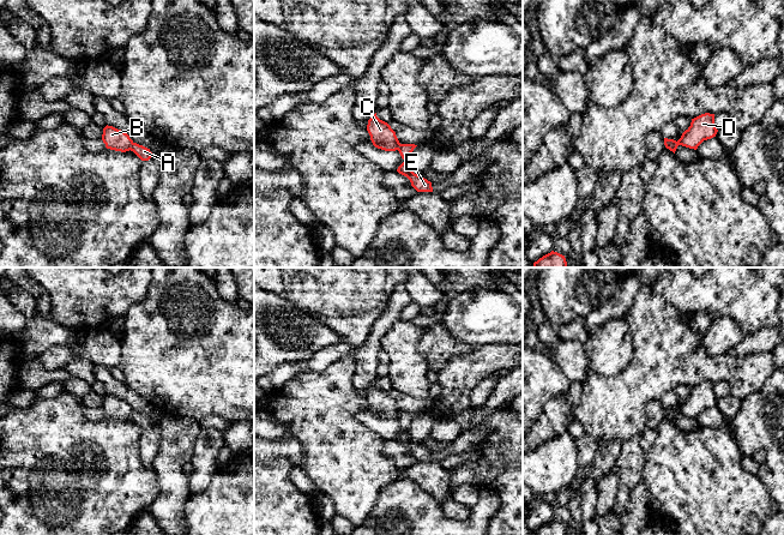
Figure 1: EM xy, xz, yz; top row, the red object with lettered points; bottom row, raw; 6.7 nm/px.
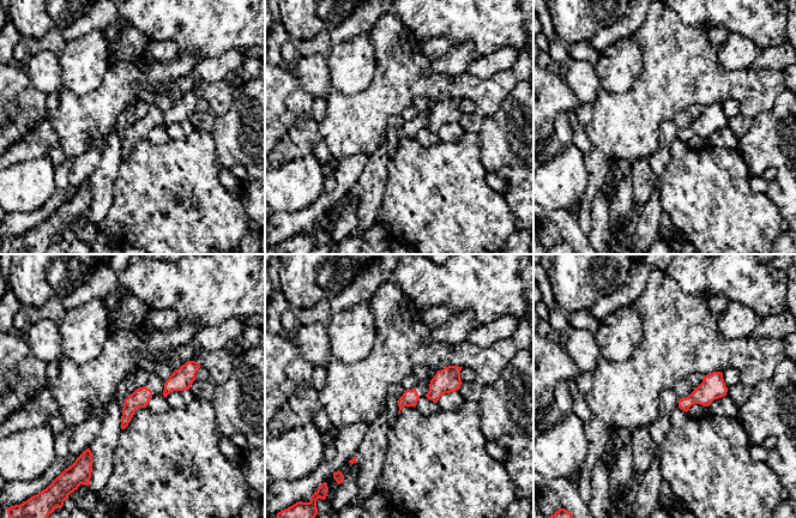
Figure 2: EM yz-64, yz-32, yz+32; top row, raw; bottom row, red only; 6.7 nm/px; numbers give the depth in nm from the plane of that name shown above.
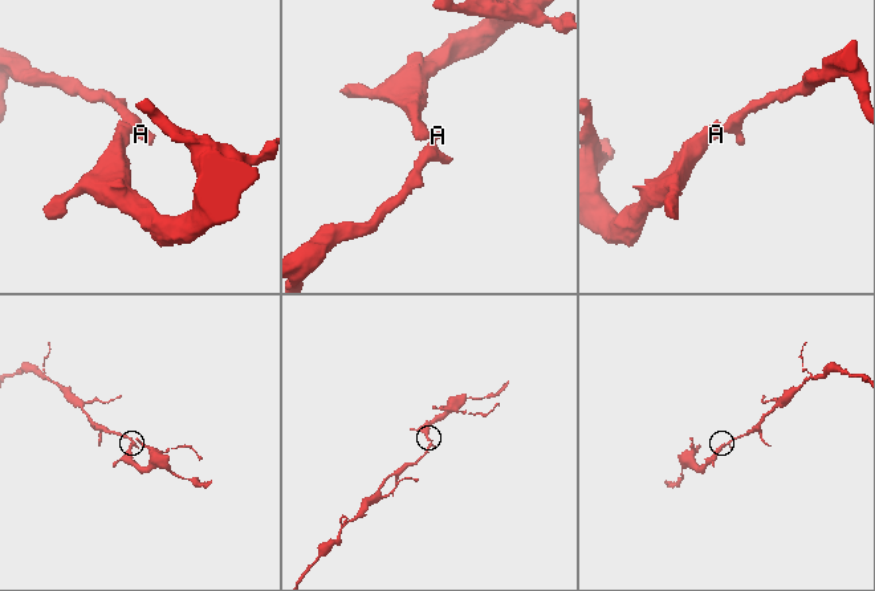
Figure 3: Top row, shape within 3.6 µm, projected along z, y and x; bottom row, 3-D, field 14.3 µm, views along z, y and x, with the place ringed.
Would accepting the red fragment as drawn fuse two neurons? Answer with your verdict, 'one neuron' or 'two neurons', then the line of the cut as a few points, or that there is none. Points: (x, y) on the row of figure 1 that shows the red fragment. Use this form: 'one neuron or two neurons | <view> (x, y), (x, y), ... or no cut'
two neurons | xy (133, 143), (130, 149)

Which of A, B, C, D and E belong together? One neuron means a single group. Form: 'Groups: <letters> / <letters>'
Groups: A D E / B C

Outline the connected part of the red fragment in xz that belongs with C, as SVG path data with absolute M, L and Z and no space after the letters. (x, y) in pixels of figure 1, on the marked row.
M376 113L368 120L367 131L375 148L385 151L398 150L400 143L396 136L396 132L387 122L380 120L376 116Z

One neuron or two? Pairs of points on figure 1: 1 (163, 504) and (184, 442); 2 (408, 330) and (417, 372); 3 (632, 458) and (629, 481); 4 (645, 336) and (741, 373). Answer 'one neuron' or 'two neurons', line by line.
1: one neuron
2: one neuron
3: one neuron
4: one neuron

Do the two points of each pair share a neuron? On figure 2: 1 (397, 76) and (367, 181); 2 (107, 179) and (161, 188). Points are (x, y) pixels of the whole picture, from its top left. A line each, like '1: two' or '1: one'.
1: two
2: two

